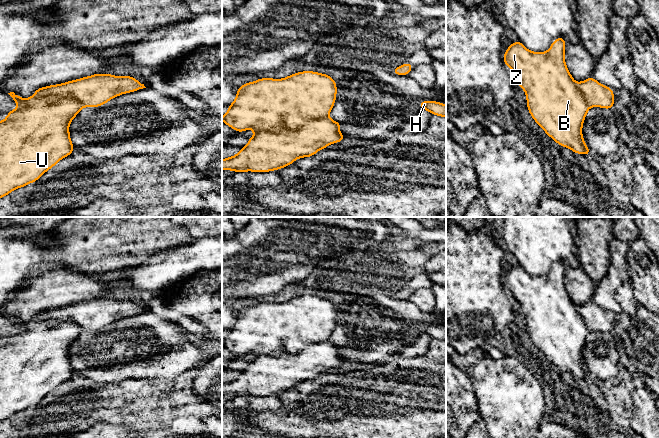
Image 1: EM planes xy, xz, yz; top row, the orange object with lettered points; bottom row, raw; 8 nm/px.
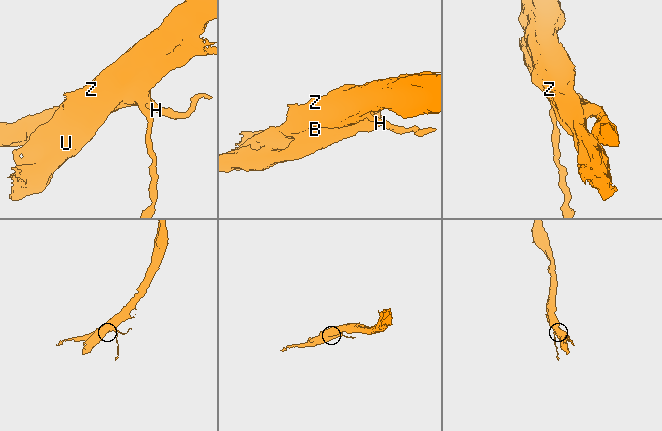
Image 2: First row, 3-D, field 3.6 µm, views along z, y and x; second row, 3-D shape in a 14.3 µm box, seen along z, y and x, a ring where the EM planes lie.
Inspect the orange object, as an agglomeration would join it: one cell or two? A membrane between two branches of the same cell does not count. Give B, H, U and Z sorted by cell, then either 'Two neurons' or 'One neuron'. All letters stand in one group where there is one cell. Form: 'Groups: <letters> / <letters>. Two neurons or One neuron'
Groups: B U Z / H. Two neurons

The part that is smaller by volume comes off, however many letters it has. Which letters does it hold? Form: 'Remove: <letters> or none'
Remove: H

